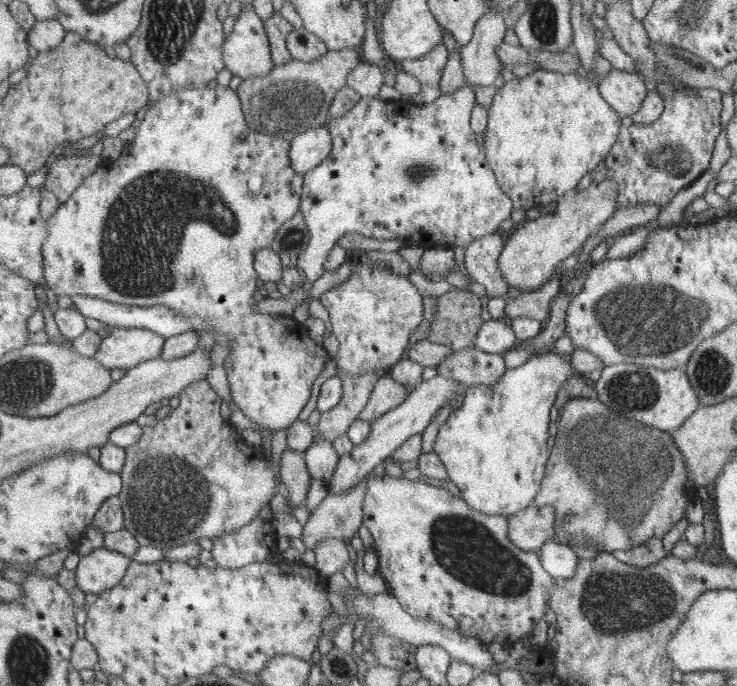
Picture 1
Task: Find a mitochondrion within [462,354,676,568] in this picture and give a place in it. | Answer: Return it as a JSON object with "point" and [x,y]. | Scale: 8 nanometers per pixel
{"point":[629,390]}

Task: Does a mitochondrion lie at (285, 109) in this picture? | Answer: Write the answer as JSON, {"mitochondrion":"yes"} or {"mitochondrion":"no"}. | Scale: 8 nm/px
{"mitochondrion":"yes"}

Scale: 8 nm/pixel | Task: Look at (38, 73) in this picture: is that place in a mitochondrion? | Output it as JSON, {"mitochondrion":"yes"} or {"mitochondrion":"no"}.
{"mitochondrion":"no"}

